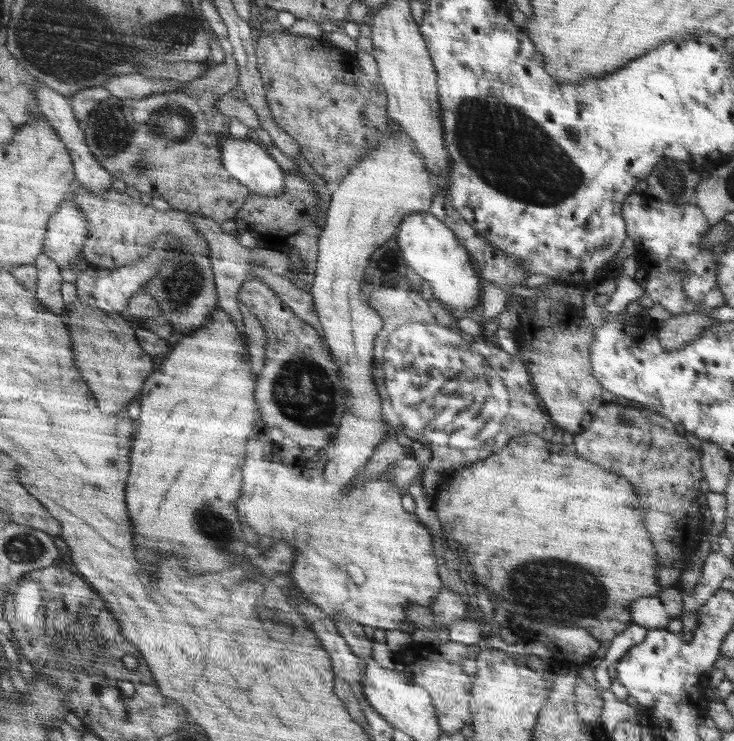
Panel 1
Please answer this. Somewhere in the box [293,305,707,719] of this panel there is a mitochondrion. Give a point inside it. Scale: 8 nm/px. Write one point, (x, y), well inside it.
(443, 391)

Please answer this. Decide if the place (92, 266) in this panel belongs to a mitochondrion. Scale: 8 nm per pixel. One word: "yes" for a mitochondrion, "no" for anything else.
no

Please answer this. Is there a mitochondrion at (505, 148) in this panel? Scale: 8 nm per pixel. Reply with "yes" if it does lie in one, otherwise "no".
yes

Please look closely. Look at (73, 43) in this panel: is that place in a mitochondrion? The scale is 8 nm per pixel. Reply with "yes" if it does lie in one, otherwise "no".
yes

